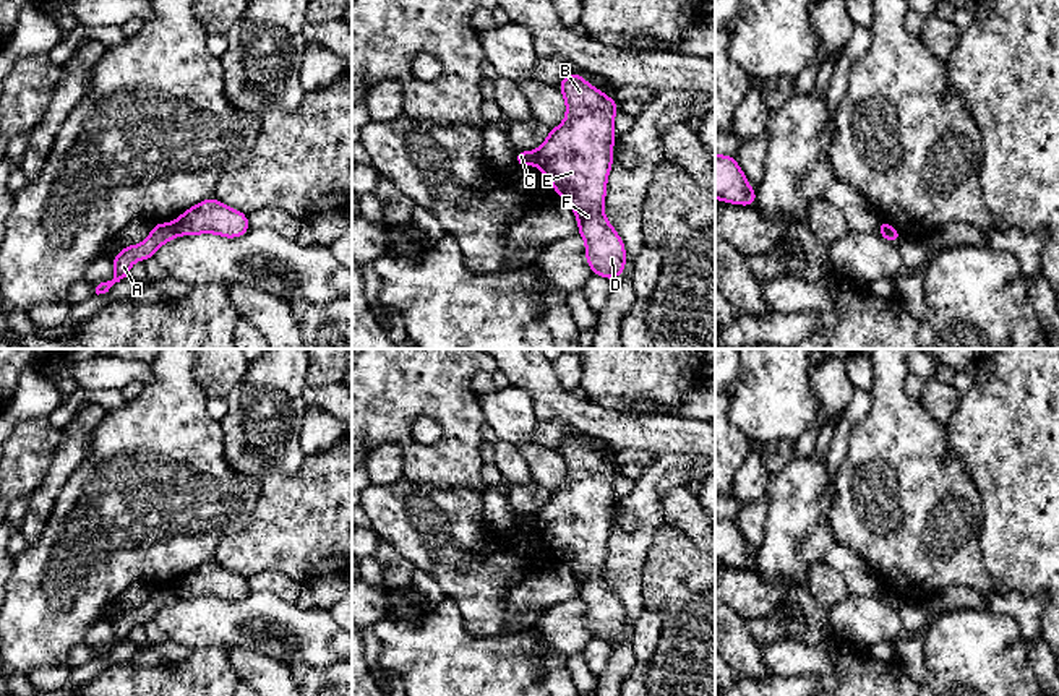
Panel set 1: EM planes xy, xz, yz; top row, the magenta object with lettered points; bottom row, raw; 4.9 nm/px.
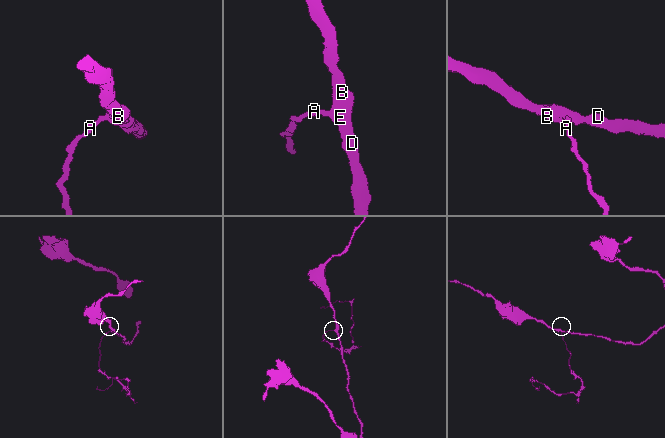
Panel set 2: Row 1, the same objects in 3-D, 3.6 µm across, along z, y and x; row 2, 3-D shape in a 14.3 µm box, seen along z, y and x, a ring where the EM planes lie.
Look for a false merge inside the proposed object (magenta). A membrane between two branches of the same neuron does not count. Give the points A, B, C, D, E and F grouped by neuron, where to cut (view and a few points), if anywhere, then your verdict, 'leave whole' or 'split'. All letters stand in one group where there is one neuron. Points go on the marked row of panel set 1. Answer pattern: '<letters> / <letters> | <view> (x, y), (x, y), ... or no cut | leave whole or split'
A C / B D E F | xz (535, 151), (537, 164) | split

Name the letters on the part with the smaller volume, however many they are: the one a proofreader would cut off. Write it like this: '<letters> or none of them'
A, C

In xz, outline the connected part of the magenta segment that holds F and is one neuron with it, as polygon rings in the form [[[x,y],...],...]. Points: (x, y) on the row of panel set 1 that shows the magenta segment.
[[[581,73],[568,75],[558,84],[566,101],[566,117],[561,125],[550,130],[547,140],[537,149],[537,165],[553,185],[558,196],[566,200],[576,214],[579,235],[585,242],[585,260],[597,276],[610,282],[624,273],[626,248],[623,238],[608,222],[603,203],[607,180],[613,165],[613,120],[620,110],[618,102],[605,96],[602,89],[587,83]]]

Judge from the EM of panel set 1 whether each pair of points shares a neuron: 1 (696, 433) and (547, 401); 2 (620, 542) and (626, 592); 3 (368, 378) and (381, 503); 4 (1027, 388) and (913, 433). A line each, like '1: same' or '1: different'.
1: same
2: same
3: different
4: different

